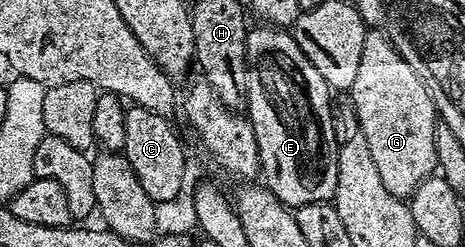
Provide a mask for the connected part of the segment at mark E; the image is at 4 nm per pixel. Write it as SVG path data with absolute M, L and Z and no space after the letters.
M259 23L256 26L256 29L254 26L248 28L247 31L247 104L245 113L253 127L253 135L257 139L262 180L267 188L271 190L271 193L277 195L279 202L288 207L298 207L309 203L317 203L318 201L330 202L337 191L337 155L341 144L340 138L338 136L335 138L335 117L331 114L333 90L330 85L325 83L325 79L321 79L317 67L313 67L313 63L309 63L309 59L301 51L301 47L297 47L294 32L266 23Z

